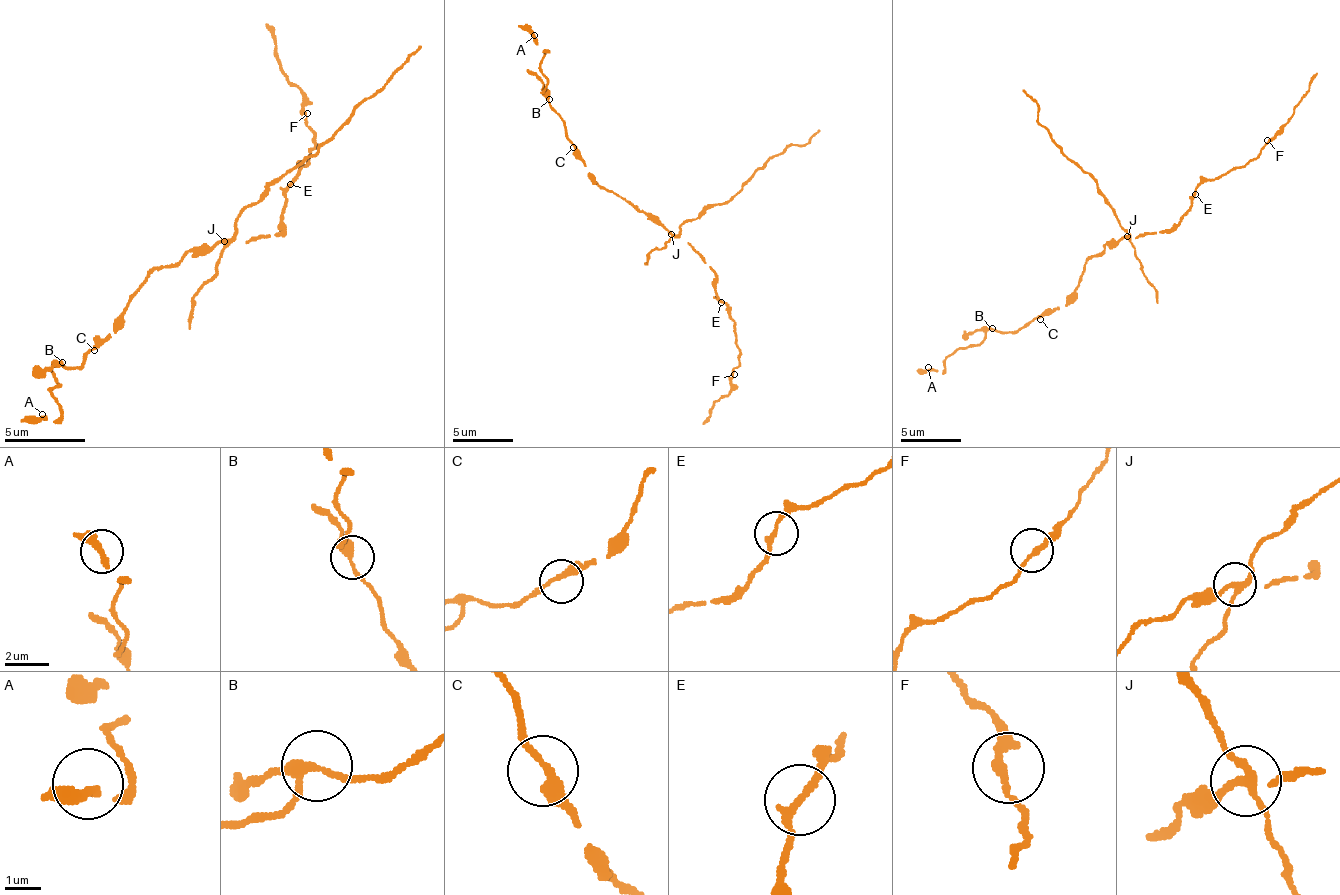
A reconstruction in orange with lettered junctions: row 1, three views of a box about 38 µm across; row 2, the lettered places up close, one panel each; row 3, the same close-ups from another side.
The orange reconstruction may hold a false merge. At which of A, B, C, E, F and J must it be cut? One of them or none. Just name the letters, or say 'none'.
J

